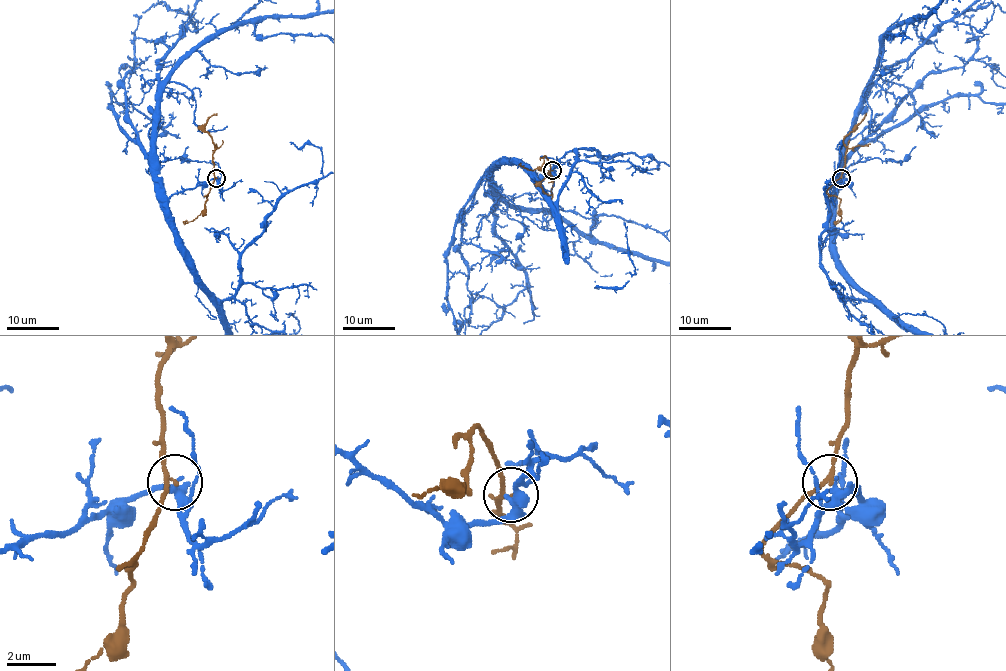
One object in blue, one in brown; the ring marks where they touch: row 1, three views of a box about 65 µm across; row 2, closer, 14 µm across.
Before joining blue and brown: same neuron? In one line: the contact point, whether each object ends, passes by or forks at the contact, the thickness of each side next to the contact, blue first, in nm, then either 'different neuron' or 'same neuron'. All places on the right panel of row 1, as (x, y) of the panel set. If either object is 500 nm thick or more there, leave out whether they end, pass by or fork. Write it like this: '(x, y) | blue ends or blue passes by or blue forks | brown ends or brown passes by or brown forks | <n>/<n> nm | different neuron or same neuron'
(841, 178) | blue passes by | brown passes by | 280/130 nm | different neuron

